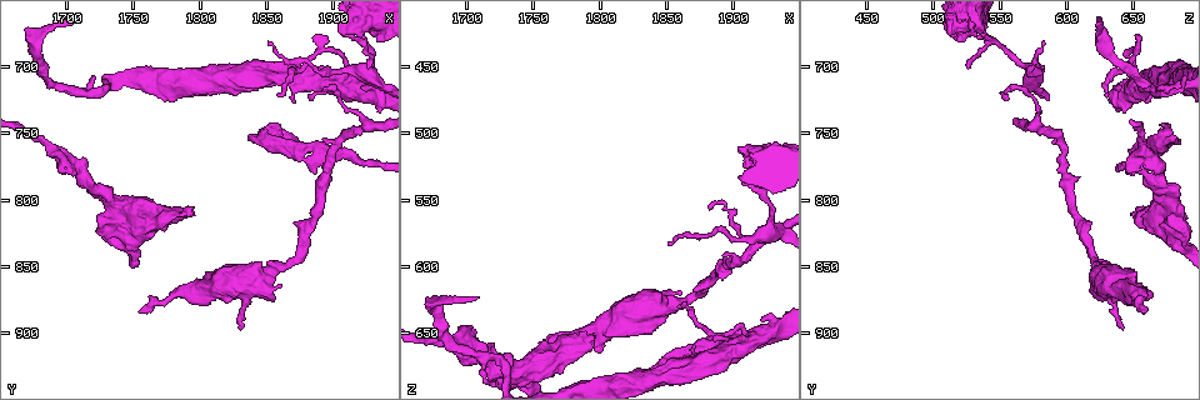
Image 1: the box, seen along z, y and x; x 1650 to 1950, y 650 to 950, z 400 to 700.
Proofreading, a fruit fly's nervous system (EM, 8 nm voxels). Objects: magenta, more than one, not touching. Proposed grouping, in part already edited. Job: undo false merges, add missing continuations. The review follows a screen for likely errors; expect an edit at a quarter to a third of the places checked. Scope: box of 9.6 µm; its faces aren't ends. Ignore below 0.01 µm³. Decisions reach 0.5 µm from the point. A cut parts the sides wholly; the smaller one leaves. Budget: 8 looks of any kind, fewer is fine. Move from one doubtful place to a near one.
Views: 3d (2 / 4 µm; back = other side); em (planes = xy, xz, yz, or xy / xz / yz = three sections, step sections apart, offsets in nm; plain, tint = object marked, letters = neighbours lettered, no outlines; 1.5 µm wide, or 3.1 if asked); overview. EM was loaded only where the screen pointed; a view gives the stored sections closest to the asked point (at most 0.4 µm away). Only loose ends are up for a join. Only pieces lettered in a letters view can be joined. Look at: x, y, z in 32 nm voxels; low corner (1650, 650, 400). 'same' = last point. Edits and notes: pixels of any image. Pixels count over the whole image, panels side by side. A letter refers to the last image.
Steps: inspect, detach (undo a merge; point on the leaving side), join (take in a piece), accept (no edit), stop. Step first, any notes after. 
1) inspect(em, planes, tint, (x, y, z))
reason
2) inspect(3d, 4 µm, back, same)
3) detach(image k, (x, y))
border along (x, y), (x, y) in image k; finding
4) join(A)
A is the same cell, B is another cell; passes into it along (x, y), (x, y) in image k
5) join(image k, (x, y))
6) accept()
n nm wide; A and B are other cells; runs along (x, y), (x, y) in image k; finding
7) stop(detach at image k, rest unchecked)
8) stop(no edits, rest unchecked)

inspect(3d, 4 µm, back, (1860, 744, 670))
free end

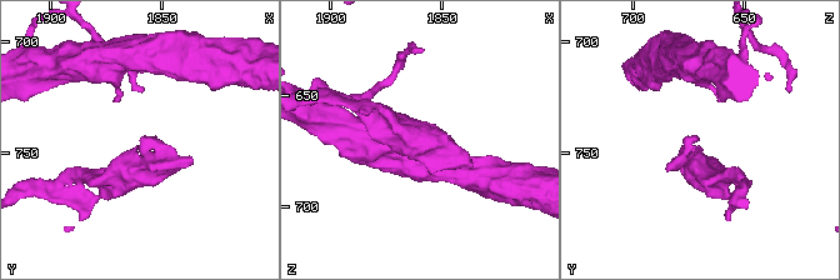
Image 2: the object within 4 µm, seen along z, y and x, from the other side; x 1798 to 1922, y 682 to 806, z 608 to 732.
inspect(em, planes, letters, (1860, 744, 671))

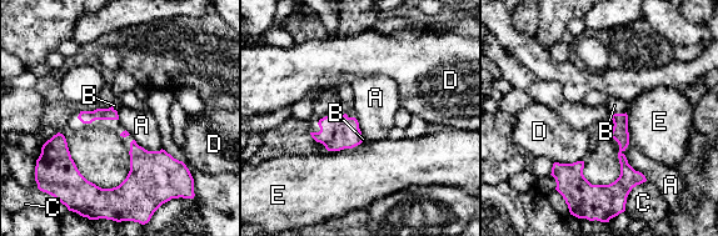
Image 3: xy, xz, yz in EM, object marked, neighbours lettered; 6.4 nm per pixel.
accept()
A touches over 240 nm; A, B, C, D and E are other cells; runs along (624, 118), (624, 177), (613, 189), (558, 179) in image 3; none of them fits

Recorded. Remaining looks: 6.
inspect(em, xy, step 8, letters, (1754, 882, 658))
branch stops here

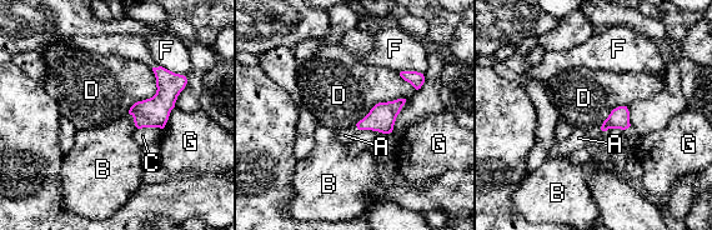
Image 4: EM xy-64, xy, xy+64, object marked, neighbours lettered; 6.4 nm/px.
join(A)
D touches over 320 nm; A is the same cell, B, C, D, F and G are other cells; it goes on there

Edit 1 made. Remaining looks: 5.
stop(join at image 4, rest unchecked)

